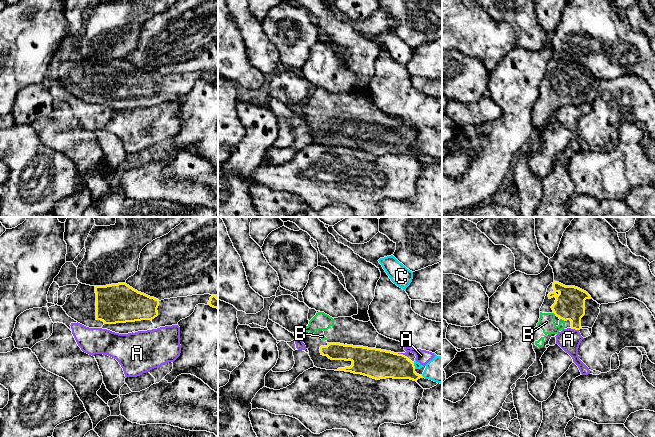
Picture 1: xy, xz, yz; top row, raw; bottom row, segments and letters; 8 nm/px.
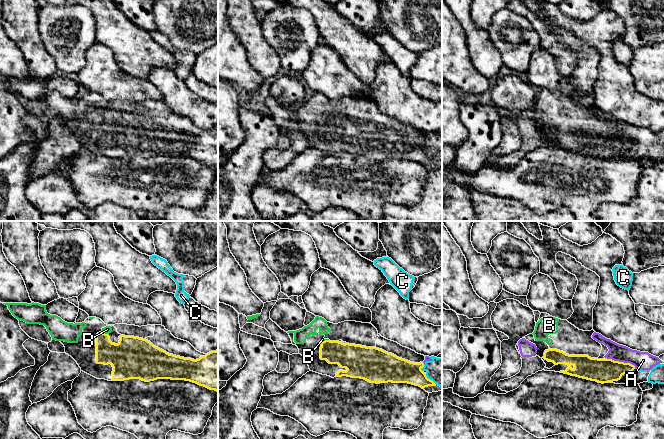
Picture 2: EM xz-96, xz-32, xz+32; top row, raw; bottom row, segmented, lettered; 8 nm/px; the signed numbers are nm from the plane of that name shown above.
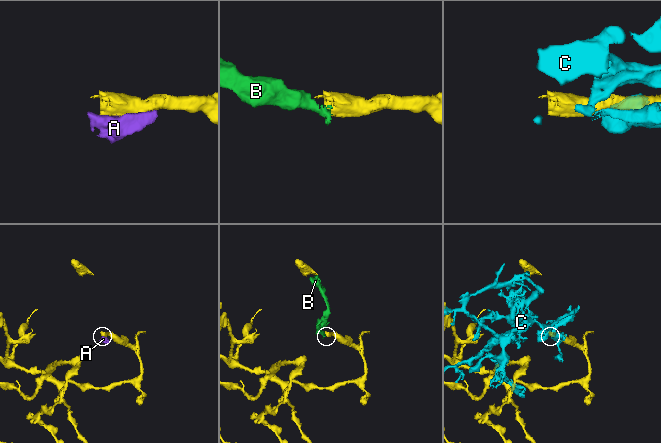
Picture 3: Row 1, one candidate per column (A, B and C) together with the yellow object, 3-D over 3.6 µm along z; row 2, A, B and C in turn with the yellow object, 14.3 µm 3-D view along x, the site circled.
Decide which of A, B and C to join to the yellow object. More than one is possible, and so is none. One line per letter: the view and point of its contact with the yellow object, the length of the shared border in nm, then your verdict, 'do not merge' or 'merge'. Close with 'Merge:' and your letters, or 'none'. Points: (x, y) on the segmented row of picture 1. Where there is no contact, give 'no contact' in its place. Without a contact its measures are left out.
A: xz (402, 354) | 90 nm | do not merge
B: yz (562, 319) | 50 nm | merge
C: xz (414, 366) | 50 nm | do not merge
Merge: B

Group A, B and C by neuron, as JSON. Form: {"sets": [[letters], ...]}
{"sets": [["A", "C"], ["B"]]}

